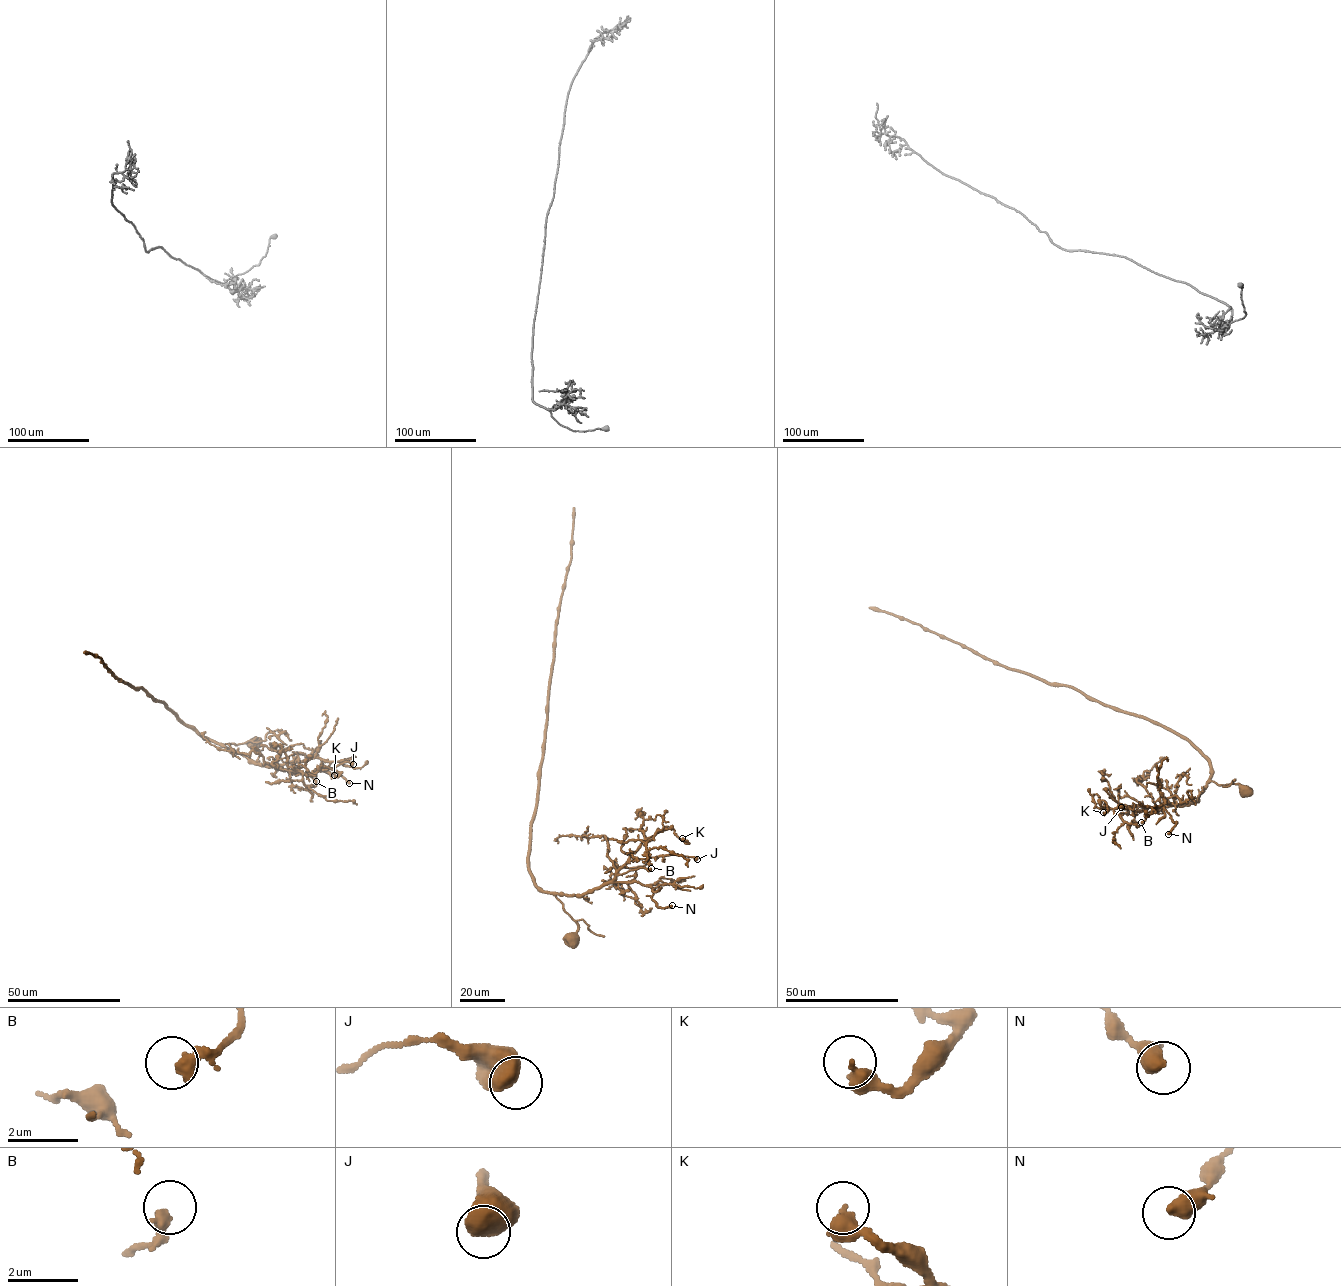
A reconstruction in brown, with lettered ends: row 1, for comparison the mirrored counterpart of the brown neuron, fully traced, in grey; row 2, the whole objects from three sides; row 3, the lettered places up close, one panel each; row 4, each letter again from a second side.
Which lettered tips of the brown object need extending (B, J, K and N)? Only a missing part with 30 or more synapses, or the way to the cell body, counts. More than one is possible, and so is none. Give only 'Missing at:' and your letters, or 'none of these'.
Missing at: none of these

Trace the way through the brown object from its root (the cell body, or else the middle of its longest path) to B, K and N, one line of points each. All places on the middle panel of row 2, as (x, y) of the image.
B: (571, 939), (578, 923), (556, 895), (581, 896), (618, 874), (651, 868)
K: (571, 939), (578, 923), (556, 895), (581, 896), (607, 884), (658, 831), (671, 828), (682, 838)
N: (571, 939), (578, 923), (557, 894), (637, 882), (654, 888), (659, 907), (672, 905)

